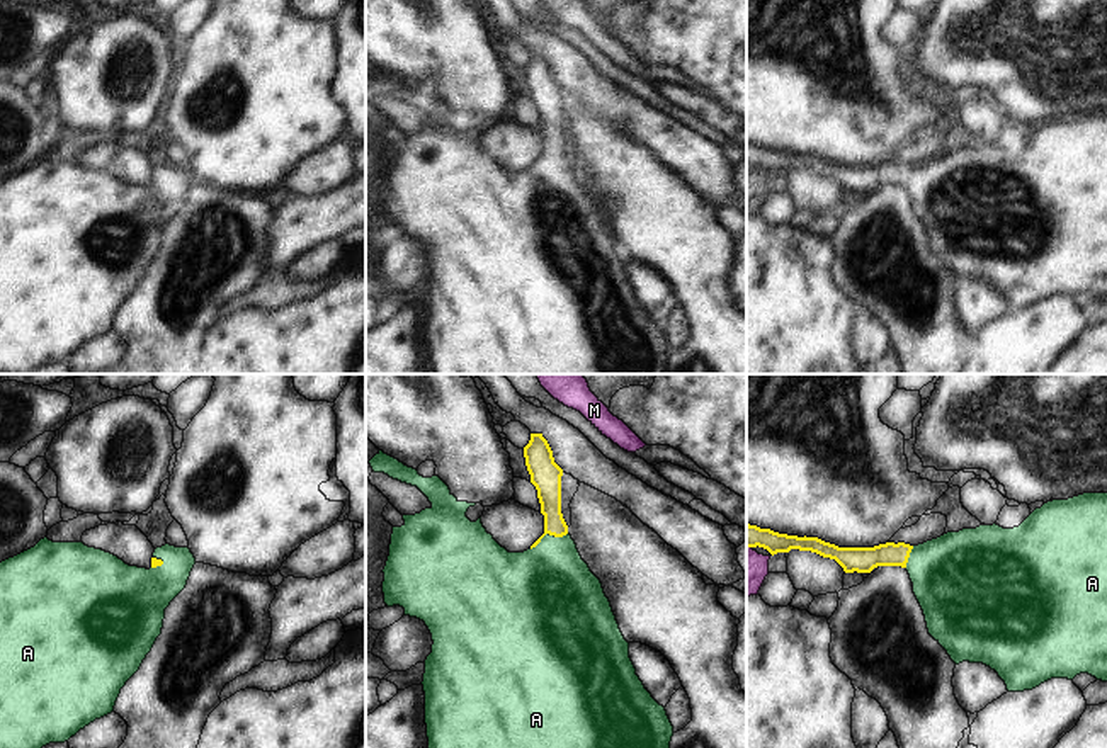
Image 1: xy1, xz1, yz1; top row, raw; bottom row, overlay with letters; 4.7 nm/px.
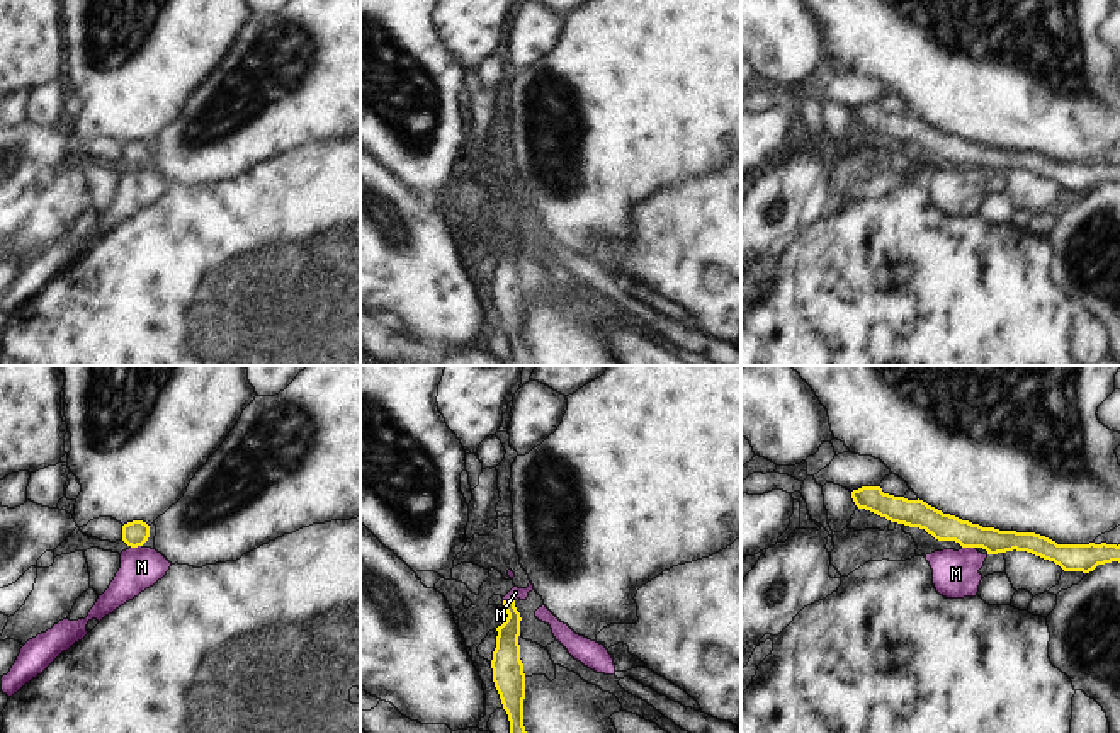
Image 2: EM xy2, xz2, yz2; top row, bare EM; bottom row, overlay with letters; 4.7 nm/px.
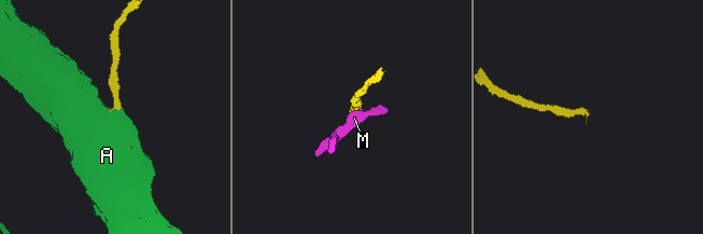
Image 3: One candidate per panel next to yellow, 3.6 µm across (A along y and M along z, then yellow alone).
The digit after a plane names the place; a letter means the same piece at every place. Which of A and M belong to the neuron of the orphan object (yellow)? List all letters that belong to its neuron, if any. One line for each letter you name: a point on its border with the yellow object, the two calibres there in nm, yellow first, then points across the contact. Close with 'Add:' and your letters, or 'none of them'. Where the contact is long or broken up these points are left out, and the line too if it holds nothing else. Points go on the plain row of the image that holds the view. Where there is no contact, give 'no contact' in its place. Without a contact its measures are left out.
A: meets yellow in xz1 at (548, 152); 130 nm thick on the yellow side, 400 nm on the other; runs through xz1 (546, 99), (550, 113), (548, 152), (550, 204)
Add: A

